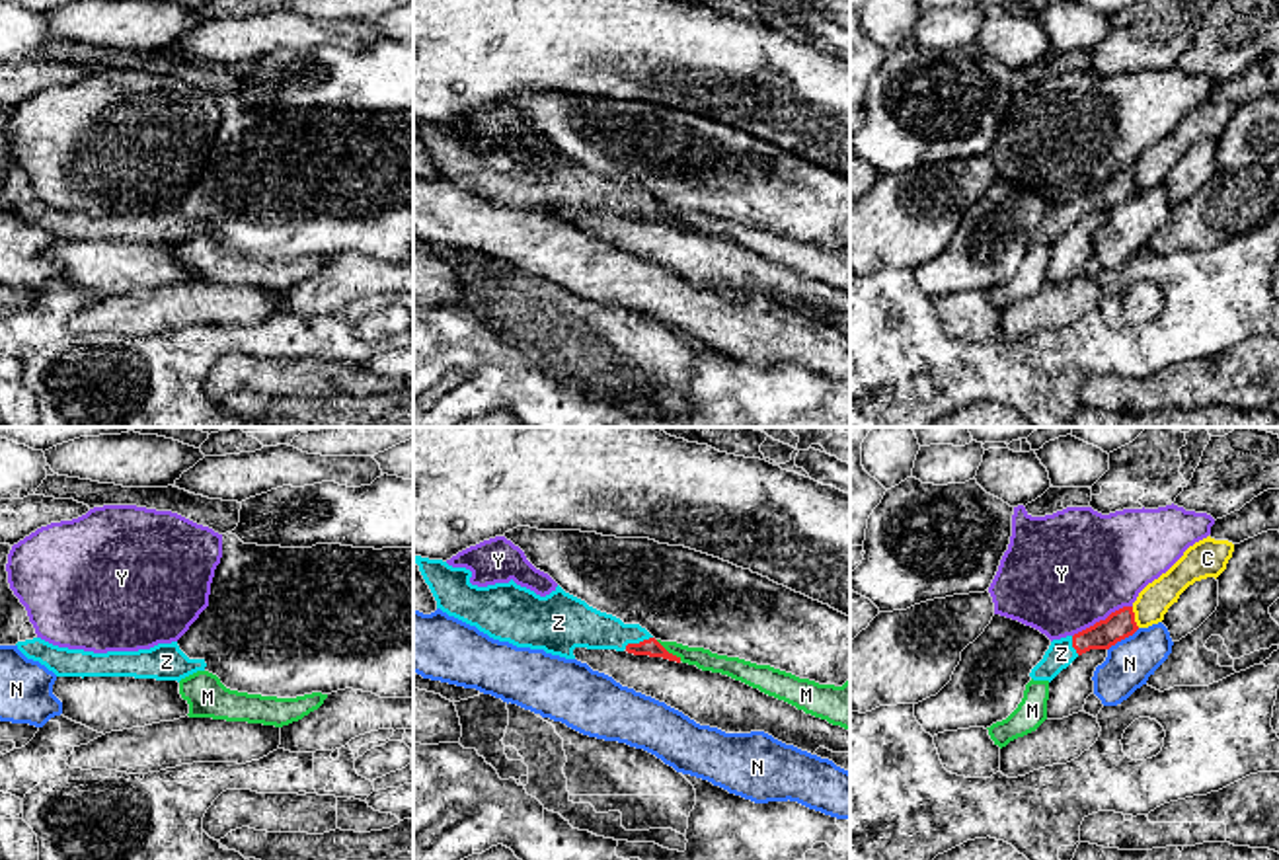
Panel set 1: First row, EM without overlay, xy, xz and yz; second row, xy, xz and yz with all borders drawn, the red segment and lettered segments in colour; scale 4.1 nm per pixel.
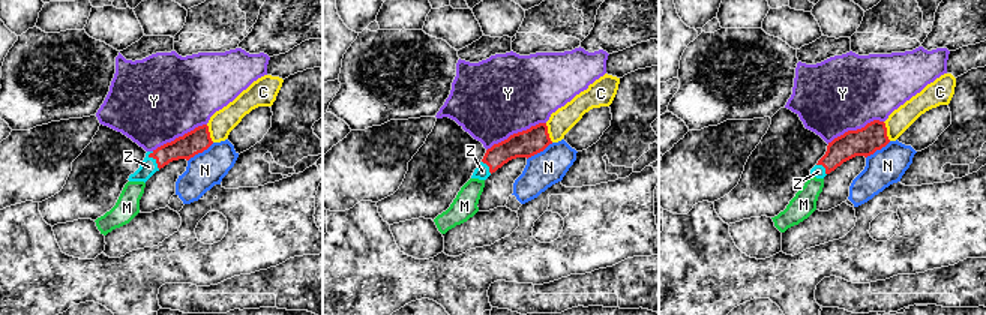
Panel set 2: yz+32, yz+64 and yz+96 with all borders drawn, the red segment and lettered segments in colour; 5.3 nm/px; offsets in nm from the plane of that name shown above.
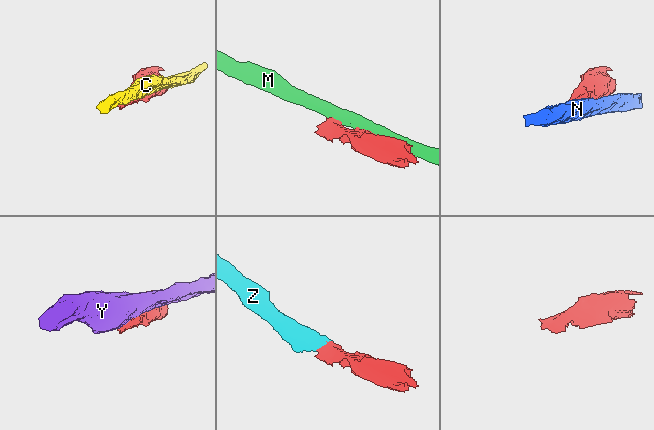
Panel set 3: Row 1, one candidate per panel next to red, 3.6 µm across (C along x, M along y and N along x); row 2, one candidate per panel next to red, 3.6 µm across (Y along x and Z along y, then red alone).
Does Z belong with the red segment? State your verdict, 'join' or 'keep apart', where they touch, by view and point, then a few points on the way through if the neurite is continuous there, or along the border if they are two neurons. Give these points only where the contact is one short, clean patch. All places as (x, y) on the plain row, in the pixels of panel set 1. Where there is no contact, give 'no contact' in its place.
join; contact xz (640, 205); way xz (652, 211), (640, 205), (630, 199), (581, 190)

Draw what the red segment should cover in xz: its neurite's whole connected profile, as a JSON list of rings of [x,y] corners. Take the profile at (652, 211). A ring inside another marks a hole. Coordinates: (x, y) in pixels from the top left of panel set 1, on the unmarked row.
[[[413,119],[419,135],[429,148],[437,172],[454,179],[493,203],[509,205],[517,211],[544,213],[546,216],[575,222],[575,211],[587,213],[616,213],[634,218],[663,220],[680,226],[680,220],[669,216],[645,191],[640,187],[624,187],[620,181],[589,170],[585,164],[565,156],[560,148],[546,160],[517,148],[495,146],[478,150],[470,146],[472,135],[466,131],[452,131],[443,123],[429,123]]]

